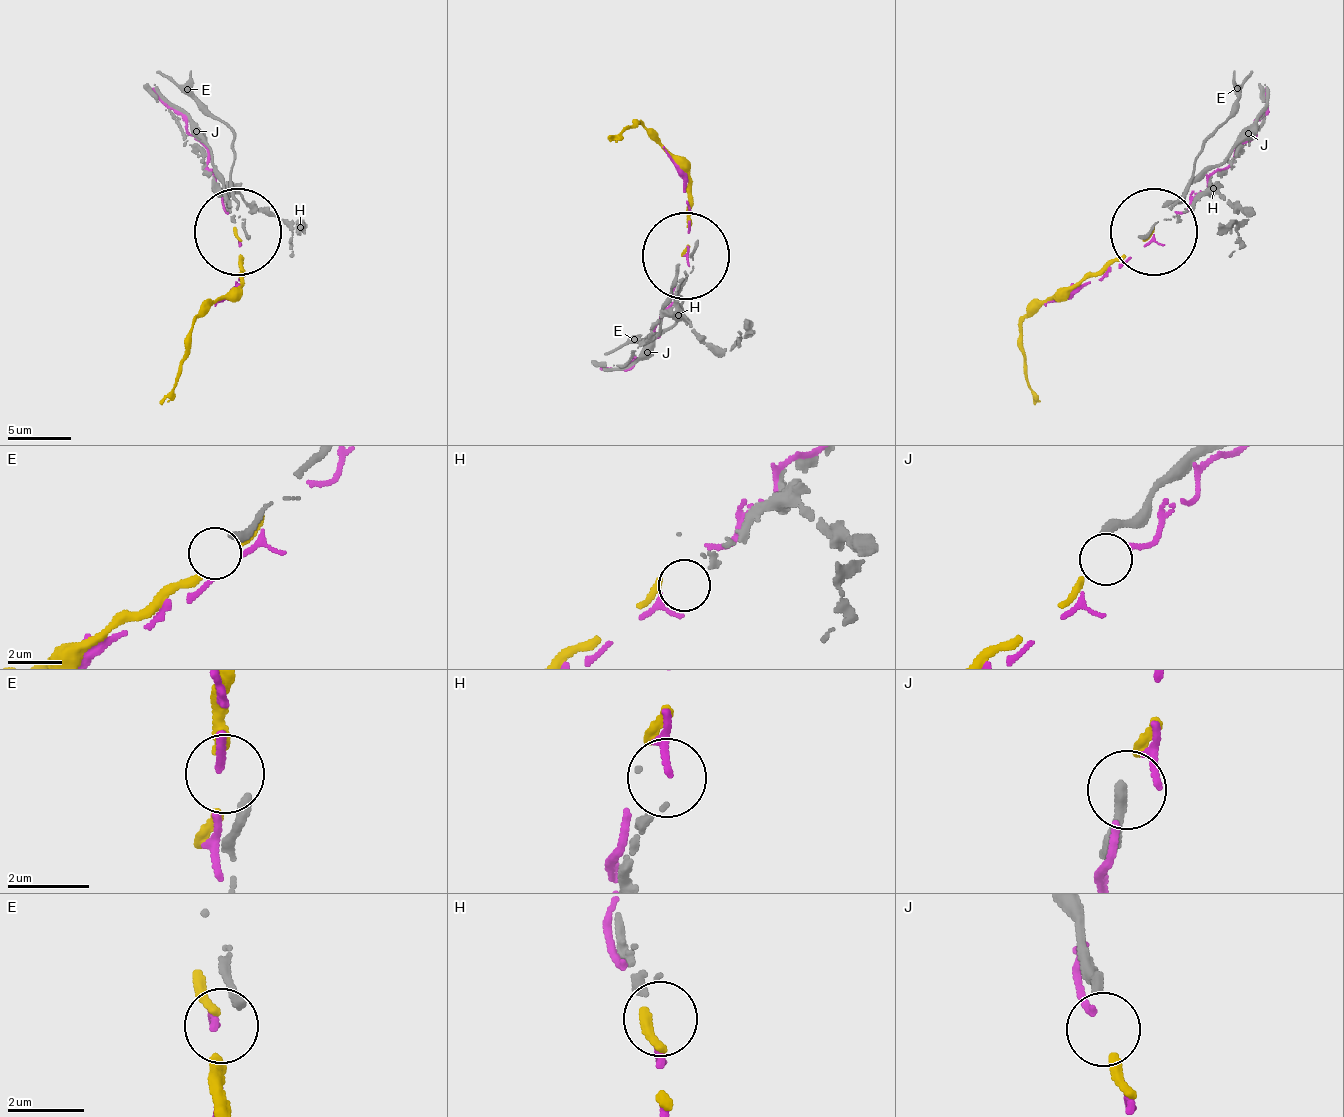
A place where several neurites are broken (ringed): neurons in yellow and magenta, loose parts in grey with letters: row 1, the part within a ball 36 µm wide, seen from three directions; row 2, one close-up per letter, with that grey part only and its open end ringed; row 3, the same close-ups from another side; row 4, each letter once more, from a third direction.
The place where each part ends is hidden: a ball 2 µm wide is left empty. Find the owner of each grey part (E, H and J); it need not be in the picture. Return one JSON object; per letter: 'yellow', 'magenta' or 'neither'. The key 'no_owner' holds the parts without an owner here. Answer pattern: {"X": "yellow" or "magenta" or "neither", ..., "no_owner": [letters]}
{"E": "neither", "H": "neither", "J": "yellow", "no_owner": ["E", "H"]}

